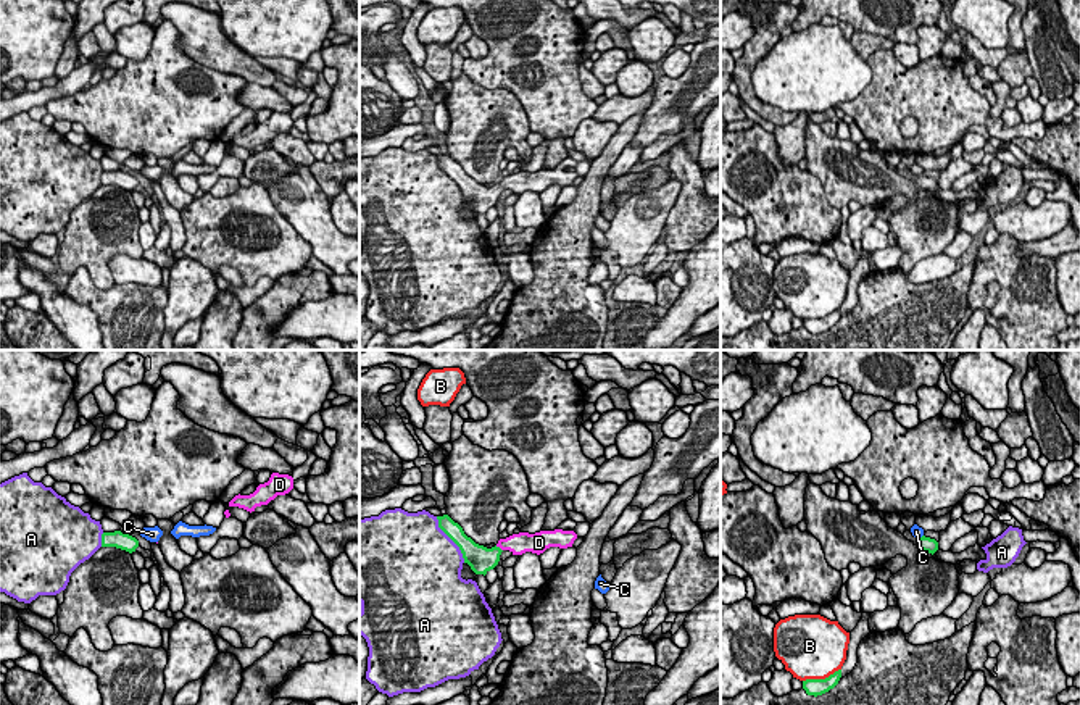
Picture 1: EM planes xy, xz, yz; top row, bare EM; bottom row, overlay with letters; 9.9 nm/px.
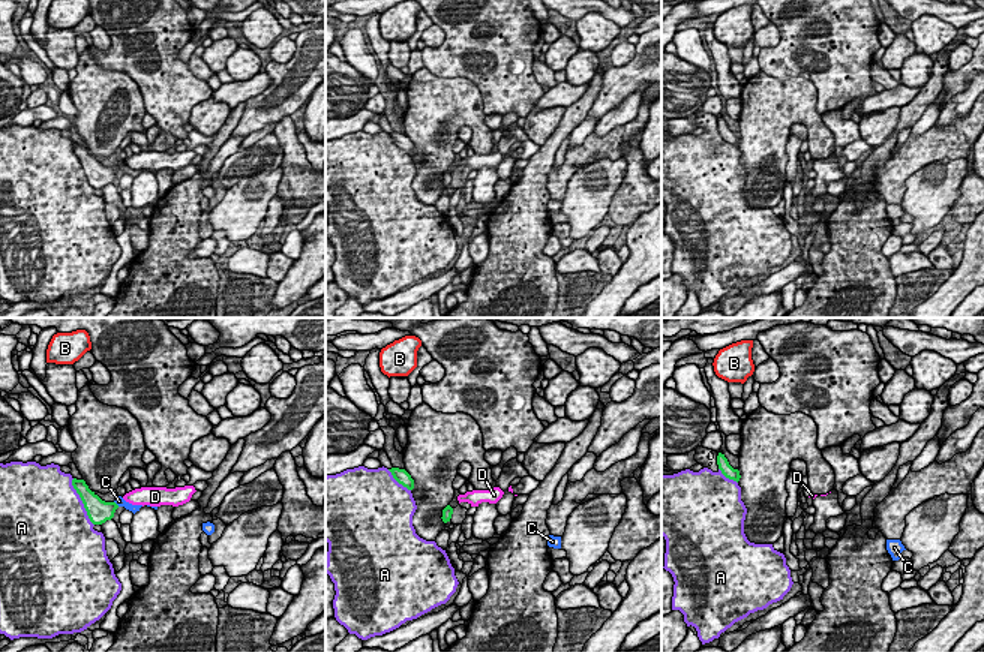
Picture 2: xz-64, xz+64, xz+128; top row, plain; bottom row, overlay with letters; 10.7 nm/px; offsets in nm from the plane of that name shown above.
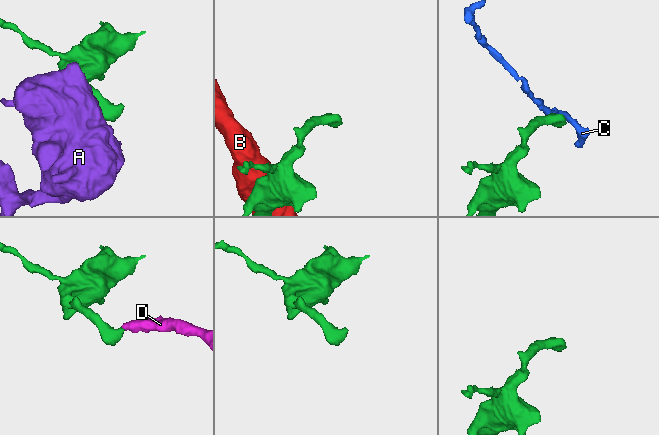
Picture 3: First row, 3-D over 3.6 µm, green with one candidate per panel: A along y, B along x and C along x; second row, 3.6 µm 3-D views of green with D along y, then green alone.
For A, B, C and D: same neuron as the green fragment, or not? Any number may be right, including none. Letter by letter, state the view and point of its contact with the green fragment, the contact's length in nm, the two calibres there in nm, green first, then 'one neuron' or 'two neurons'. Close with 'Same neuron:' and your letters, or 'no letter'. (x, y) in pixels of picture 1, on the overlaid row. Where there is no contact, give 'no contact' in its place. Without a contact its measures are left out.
A: xz (450, 538) | 550 nm | 190/500 nm | two neurons
B: yz (821, 679) | 400 nm | 160/480 nm | two neurons
C: yz (919, 538) | 80 nm | 140/100 nm | two neurons
D: xz (498, 547) | 100 nm | 260/200 nm | one neuron
Same neuron: D

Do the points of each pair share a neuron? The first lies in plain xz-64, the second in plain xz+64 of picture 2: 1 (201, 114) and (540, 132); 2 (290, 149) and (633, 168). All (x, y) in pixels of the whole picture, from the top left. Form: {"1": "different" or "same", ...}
{"1": "same", "2": "same"}

